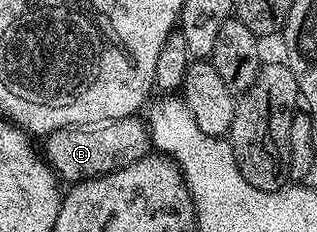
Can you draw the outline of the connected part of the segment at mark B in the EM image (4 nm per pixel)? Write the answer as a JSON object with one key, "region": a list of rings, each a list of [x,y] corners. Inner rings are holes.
{"region":[[[135,115],[86,127],[62,127],[46,136],[44,143],[47,144],[41,147],[41,151],[47,164],[67,185],[84,183],[86,179],[96,179],[117,169],[125,169],[141,161],[152,150],[151,136],[145,130],[144,120]]]}

